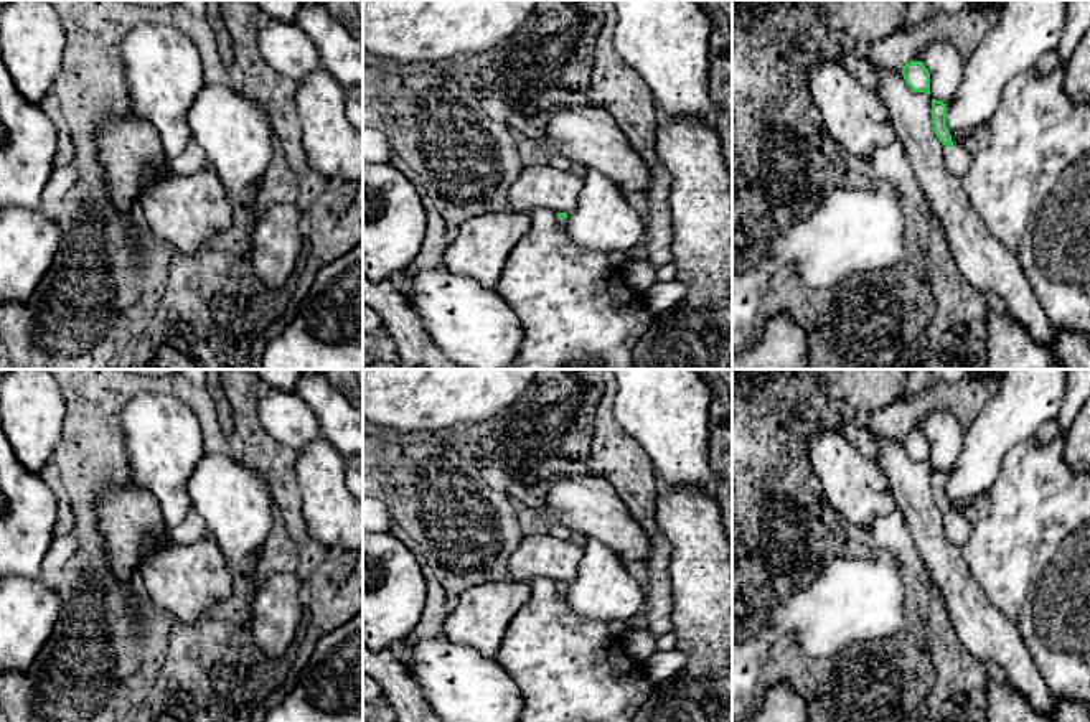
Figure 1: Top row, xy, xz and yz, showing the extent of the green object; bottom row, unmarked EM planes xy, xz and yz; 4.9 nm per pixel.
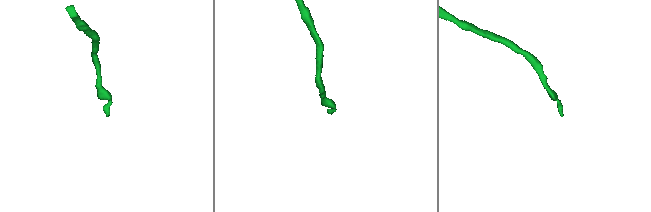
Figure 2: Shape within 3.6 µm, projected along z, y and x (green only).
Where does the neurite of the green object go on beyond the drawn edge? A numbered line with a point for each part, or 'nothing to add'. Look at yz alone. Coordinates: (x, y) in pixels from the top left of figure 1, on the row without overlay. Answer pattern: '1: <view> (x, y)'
1: yz (957, 529)

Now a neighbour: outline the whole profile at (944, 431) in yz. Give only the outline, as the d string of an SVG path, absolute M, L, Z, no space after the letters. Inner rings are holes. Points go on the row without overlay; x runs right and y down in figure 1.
M928 412L920 430L930 442L930 466L950 473L961 453L966 430L953 412Z

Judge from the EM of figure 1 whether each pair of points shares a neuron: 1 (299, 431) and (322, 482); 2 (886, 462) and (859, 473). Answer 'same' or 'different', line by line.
1: different
2: different

